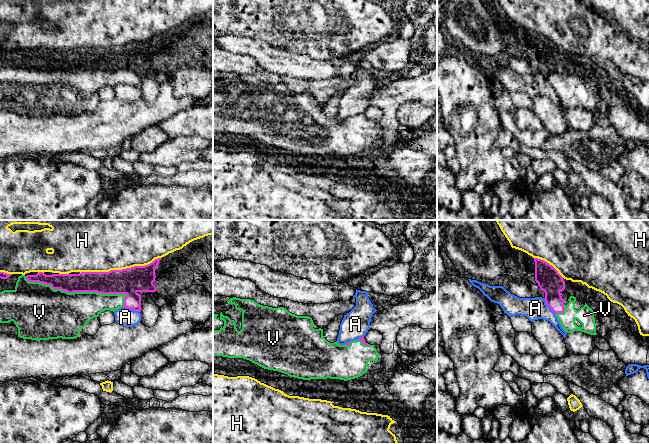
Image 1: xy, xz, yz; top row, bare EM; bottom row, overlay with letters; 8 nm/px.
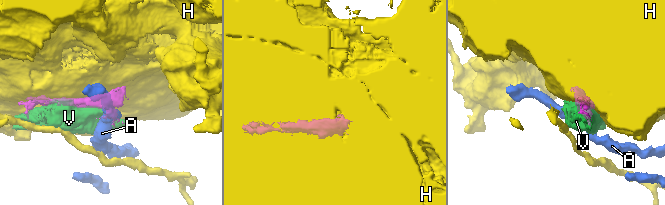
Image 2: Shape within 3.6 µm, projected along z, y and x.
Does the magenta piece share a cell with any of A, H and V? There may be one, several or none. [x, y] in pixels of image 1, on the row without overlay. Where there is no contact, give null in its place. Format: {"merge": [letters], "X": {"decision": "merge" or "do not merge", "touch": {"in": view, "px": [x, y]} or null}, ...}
{"merge": ["V"], "A": {"decision": "do not merge", "touch": {"in": "xy", "px": [131, 85]}}, "H": {"decision": "do not merge", "touch": {"in": "xy", "px": [120, 46]}}, "V": {"decision": "merge", "touch": {"in": "xy", "px": [76, 67]}}}

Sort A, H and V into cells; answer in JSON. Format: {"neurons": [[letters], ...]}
{"neurons": [["A"], ["H"], ["V"]]}

